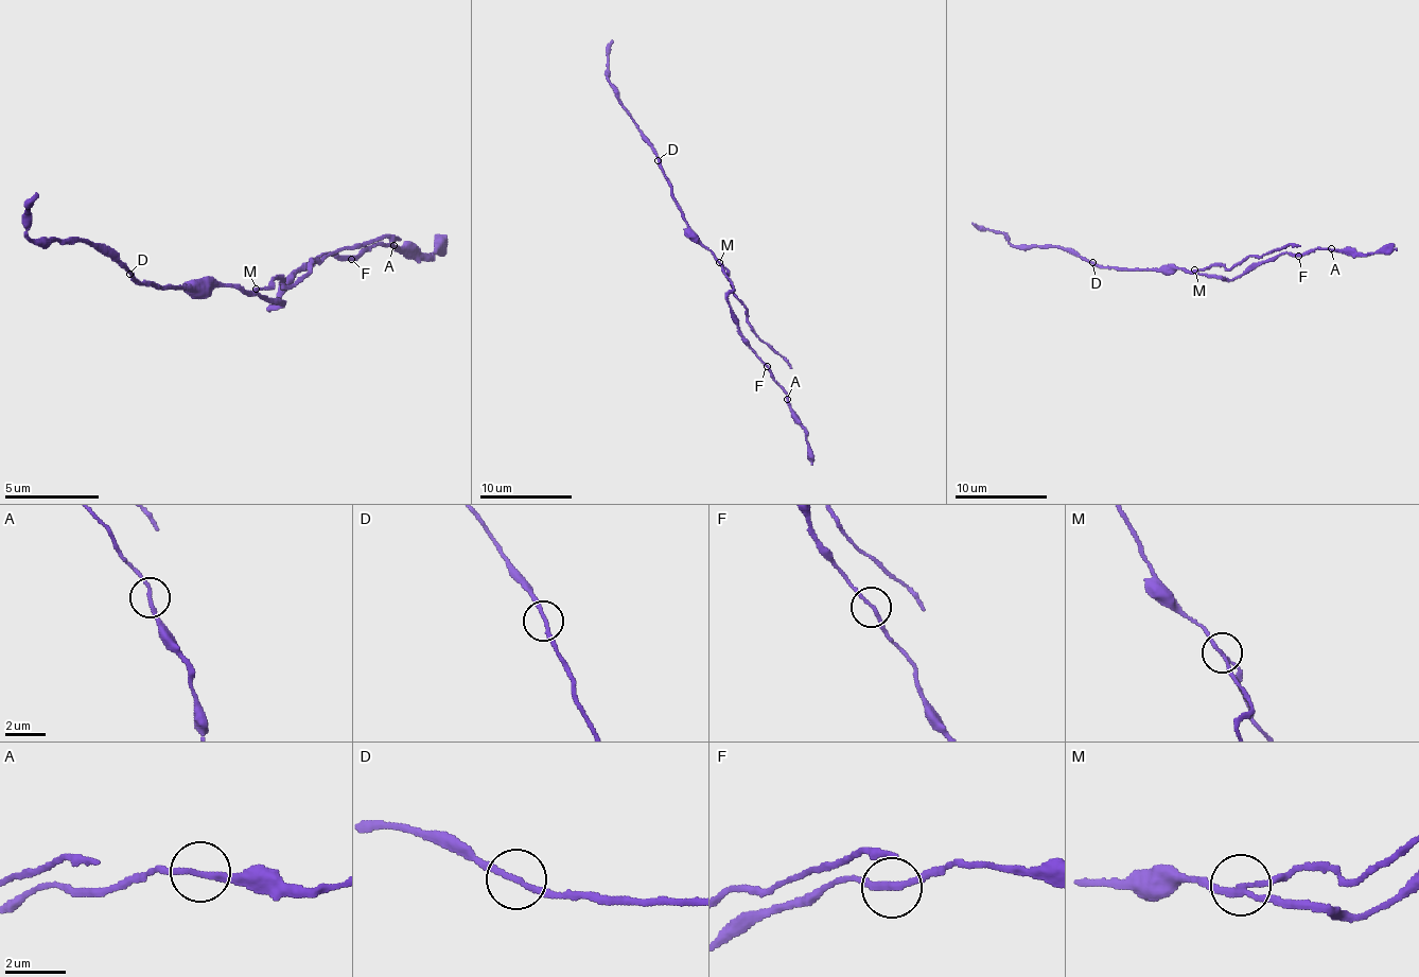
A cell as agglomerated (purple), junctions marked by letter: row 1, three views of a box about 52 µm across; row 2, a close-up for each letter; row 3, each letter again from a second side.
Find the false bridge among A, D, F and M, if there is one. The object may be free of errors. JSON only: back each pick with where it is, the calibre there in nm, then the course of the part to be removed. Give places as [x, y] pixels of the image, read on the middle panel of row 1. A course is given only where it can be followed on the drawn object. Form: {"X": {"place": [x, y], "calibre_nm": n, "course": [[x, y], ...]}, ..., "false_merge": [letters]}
{"M": {"place": [719, 262], "calibre_nm": 160, "course": [[720, 262], [732, 292], [746, 309], [750, 329], [792, 368]]}, "false_merge": ["M"]}

